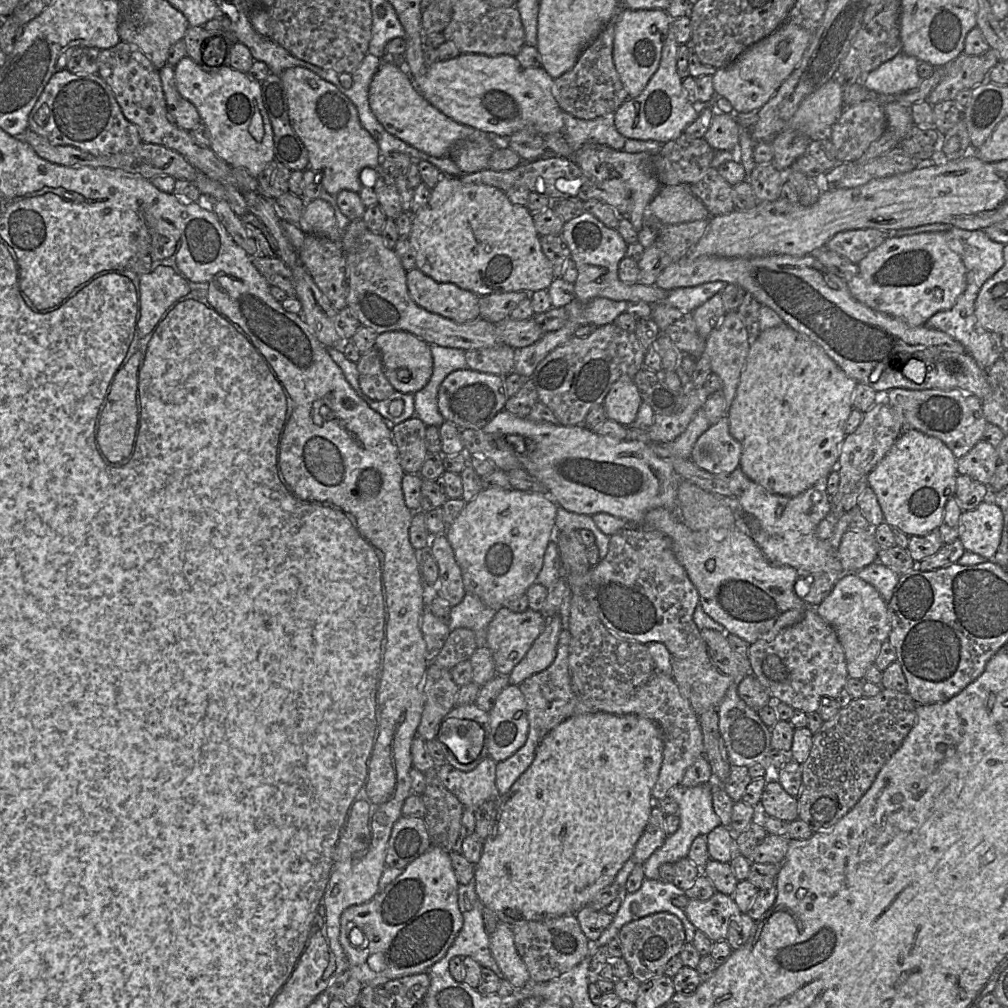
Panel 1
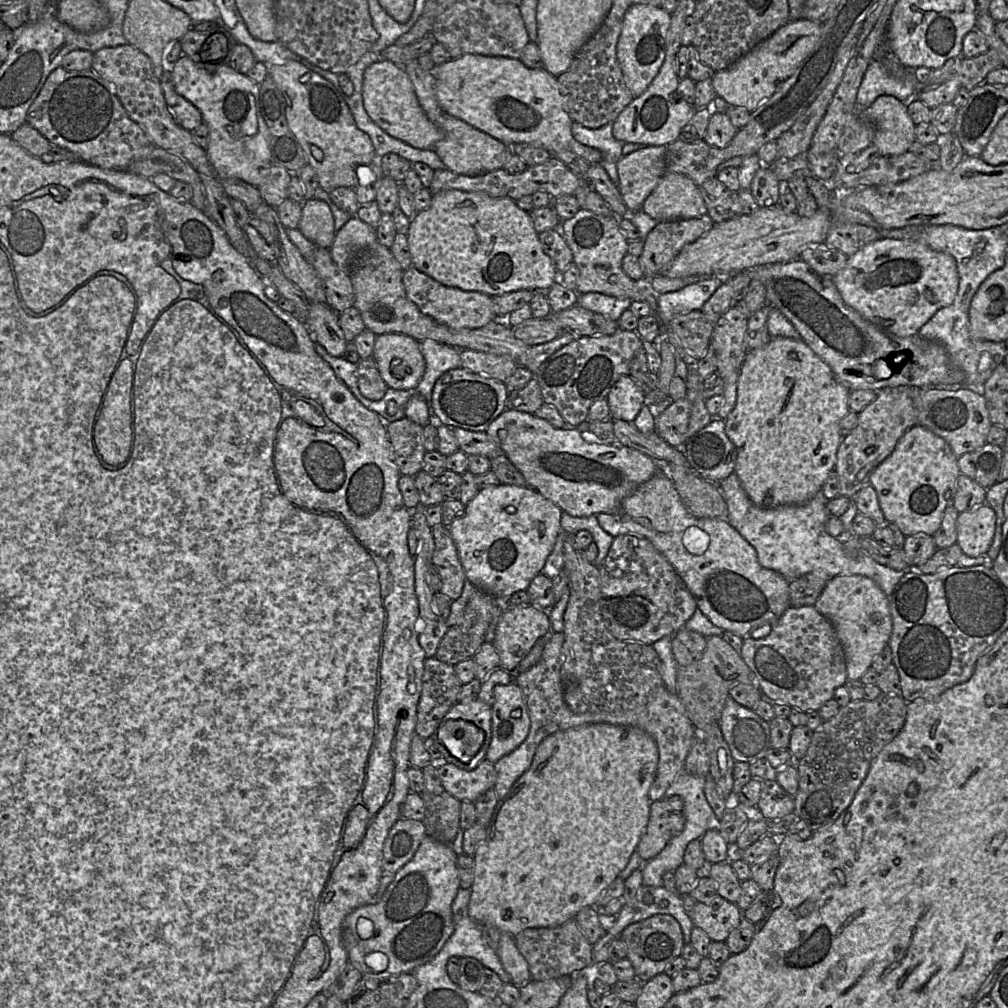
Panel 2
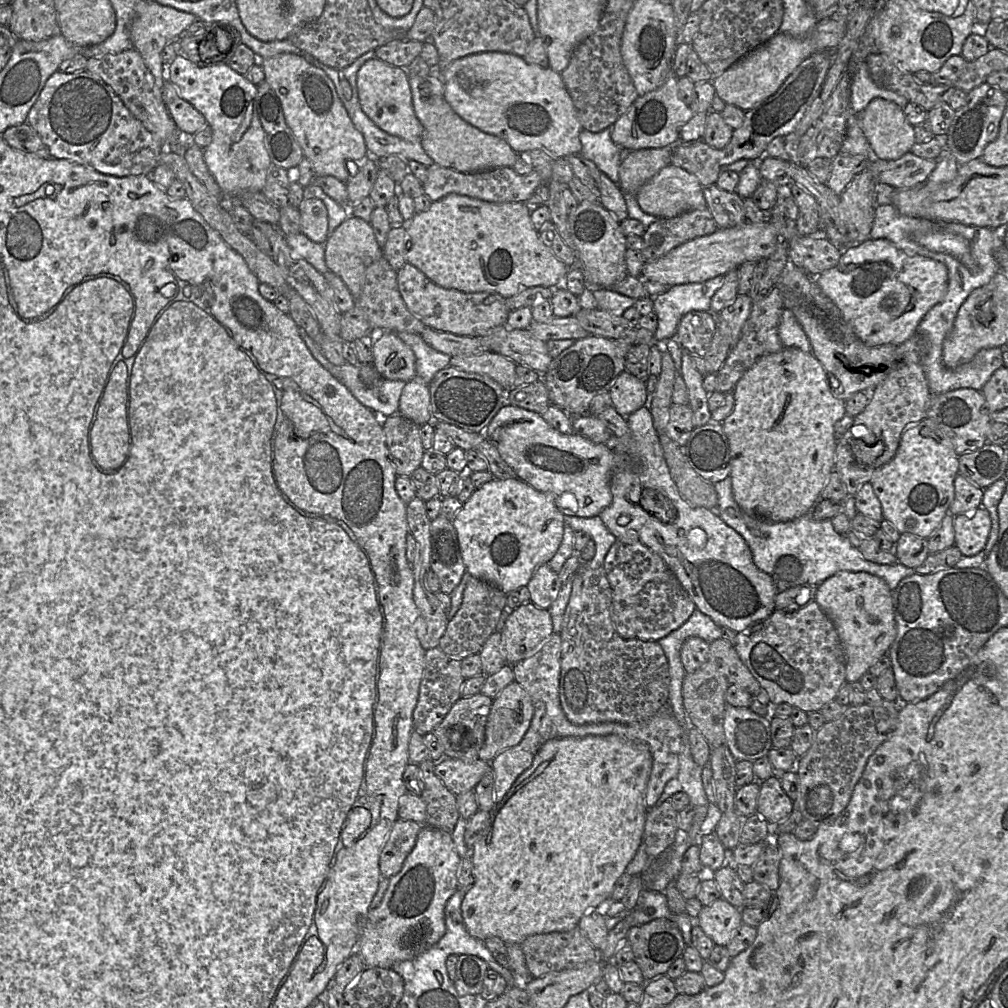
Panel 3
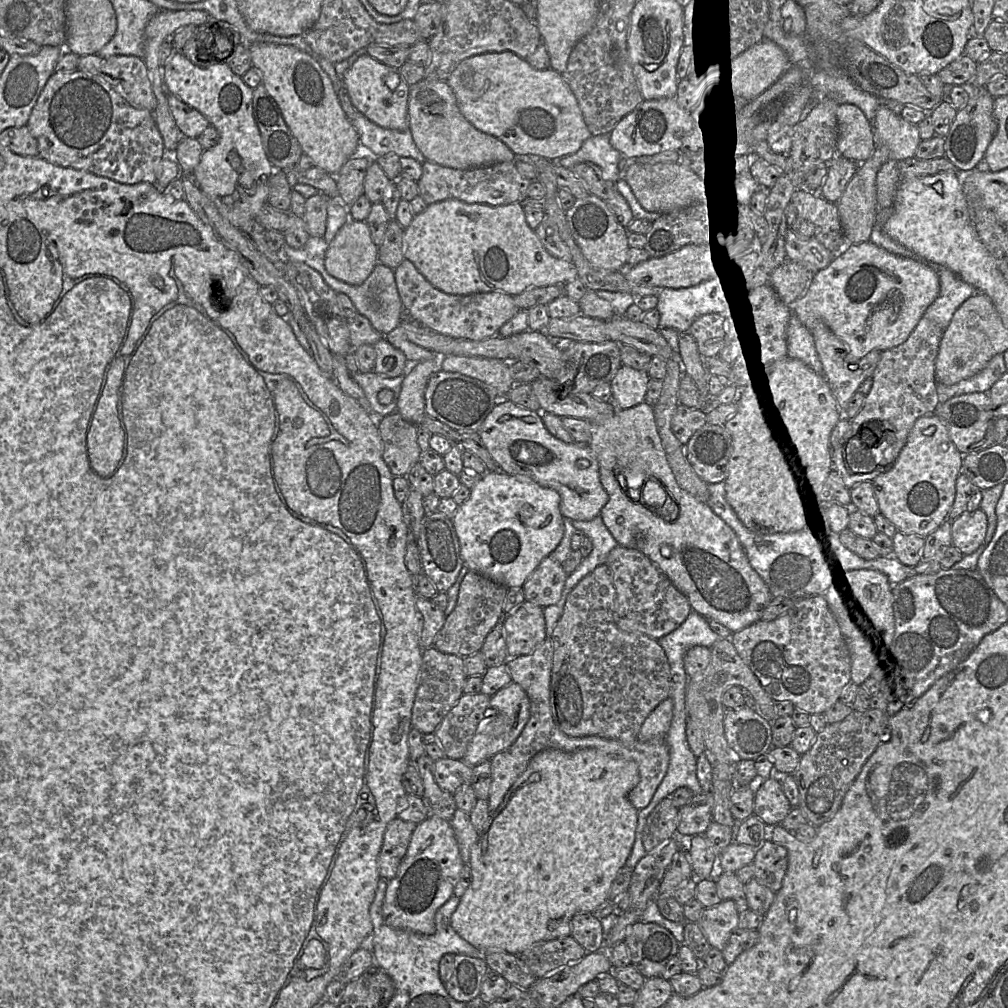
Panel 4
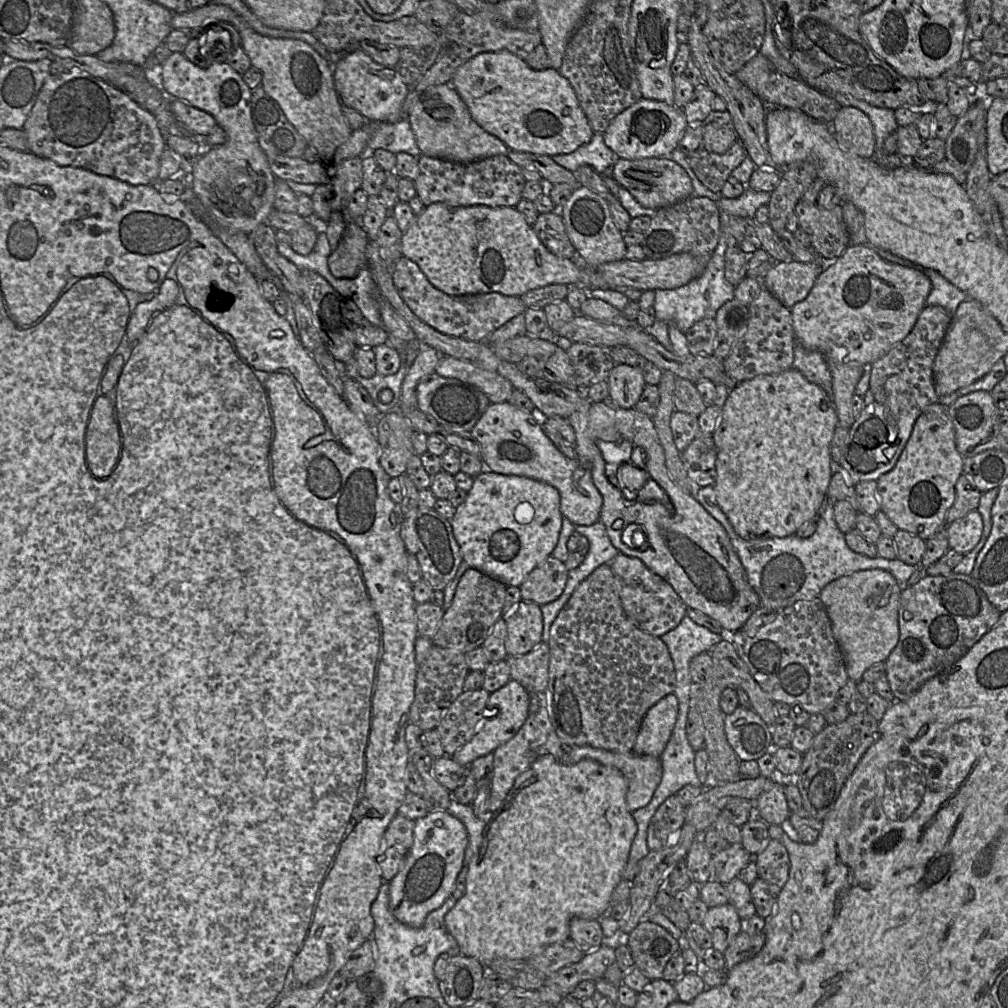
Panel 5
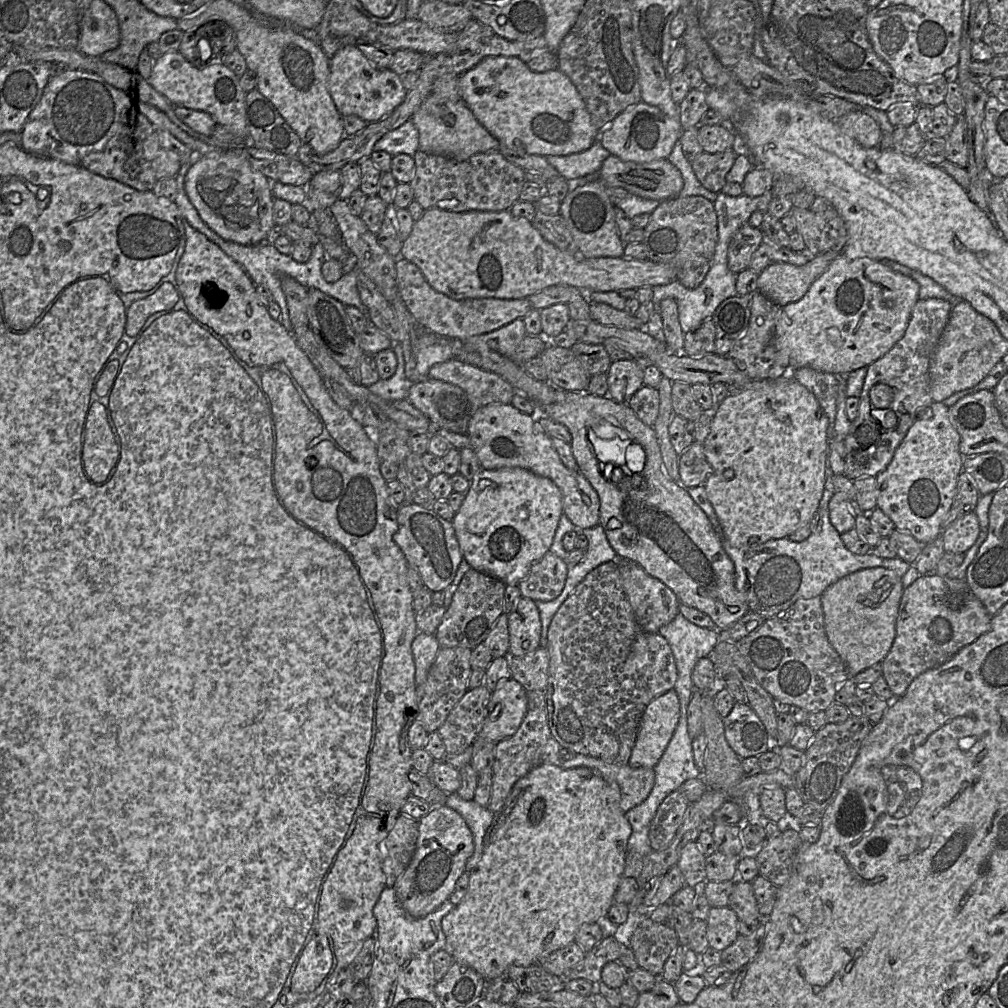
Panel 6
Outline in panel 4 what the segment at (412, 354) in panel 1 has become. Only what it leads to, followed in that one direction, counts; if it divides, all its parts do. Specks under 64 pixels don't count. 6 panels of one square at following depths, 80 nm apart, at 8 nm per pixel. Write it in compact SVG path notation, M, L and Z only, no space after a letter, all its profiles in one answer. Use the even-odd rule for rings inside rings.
M385 337L380 339L374 345L375 350L375 366L374 370L377 374L387 377L397 377L404 373L409 373L407 368L409 361L405 354L390 344Z

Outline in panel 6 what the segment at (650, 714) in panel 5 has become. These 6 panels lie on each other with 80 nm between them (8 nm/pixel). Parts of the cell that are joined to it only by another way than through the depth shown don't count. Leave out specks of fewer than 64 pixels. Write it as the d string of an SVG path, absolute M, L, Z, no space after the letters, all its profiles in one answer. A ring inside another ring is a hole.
M674 689L653 699L641 717L628 765L632 768L654 768L674 734L679 717L680 702Z

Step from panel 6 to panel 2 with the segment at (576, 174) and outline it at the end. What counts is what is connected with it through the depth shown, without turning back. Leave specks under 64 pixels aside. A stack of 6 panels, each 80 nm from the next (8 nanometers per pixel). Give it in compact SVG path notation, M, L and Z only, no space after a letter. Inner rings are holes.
M614 121L600 128L591 129L578 122L573 122L571 132L576 141L601 152L600 165L606 170L613 183L618 186L617 162L623 156L622 147L625 142L614 138L612 134L613 124Z

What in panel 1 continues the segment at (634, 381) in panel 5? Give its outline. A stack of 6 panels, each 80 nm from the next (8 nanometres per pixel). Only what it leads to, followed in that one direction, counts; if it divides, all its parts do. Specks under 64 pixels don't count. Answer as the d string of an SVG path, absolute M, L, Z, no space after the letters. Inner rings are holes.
M622 377L612 385L602 405L608 419L630 427L636 421L642 402L634 380Z

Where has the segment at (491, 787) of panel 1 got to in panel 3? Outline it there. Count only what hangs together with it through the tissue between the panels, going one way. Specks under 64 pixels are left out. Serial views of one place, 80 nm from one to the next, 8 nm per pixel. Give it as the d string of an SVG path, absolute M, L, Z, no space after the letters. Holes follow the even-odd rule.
M443 757L435 762L435 774L454 795L473 791L483 776L492 770L491 763L477 759L466 763L460 759Z

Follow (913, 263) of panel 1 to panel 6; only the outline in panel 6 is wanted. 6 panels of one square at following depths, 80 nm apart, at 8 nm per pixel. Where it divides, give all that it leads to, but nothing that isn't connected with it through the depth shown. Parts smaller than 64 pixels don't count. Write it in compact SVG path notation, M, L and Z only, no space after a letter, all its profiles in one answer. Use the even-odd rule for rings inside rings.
M839 254L800 300L781 307L773 331L773 344L776 349L787 351L790 369L810 367L844 377L883 357L902 338L918 294L917 281L893 271L879 260L869 257L852 260Z

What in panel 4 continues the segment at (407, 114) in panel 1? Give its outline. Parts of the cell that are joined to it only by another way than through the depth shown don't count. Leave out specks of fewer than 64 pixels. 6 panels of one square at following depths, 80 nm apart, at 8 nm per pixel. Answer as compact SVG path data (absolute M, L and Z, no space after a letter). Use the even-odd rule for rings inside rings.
M364 54L359 57L353 65L345 72L342 77L343 86L345 87L354 108L367 117L373 123L387 129L404 131L409 129L408 99L410 86L400 74L399 69L387 66L375 58ZM390 74L399 74L399 84L395 89L390 89L386 79Z

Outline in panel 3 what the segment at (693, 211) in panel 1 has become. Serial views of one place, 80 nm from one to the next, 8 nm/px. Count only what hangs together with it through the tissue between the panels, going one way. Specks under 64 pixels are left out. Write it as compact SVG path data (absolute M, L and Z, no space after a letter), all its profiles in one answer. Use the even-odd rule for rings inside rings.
M671 163L643 184L636 192L635 198L644 212L656 218L673 218L687 211L707 208L703 187L698 178Z

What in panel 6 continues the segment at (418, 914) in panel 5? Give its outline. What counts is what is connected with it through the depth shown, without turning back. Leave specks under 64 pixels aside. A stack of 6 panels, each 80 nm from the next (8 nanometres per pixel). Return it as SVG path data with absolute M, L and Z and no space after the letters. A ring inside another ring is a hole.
M447 805L432 807L418 820L414 854L393 886L405 911L414 918L422 918L448 900L473 853L473 834L464 818Z

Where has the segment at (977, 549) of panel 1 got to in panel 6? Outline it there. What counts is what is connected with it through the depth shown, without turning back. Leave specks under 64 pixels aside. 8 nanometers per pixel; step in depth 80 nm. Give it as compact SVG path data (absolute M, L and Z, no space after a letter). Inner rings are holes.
M975 512L965 514L943 530L943 548L949 553L965 553L977 540L980 533Z

